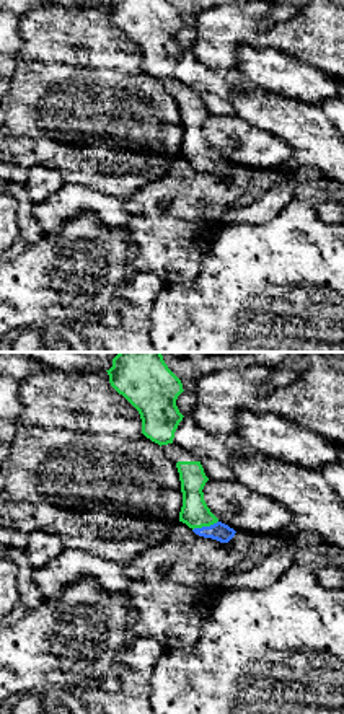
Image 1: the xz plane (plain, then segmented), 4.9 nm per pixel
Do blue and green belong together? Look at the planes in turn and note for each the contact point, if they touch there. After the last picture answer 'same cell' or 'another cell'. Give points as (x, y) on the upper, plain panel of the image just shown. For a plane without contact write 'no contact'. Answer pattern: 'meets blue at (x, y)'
meets blue at (204, 162)

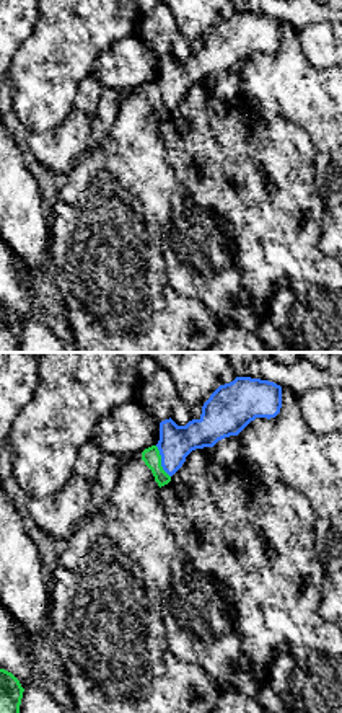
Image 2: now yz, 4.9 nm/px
meets blue at (162, 97)

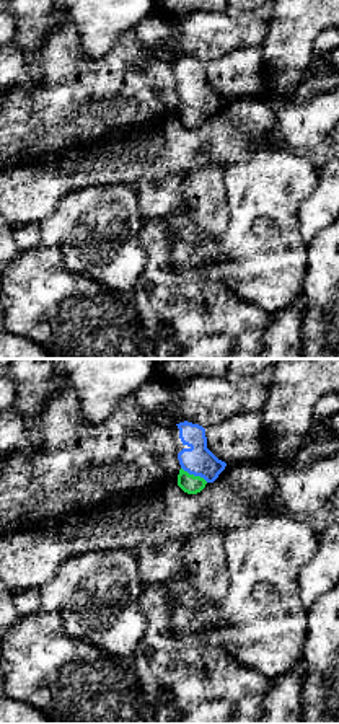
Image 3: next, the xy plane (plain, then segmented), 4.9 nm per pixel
meets blue at (194, 110)

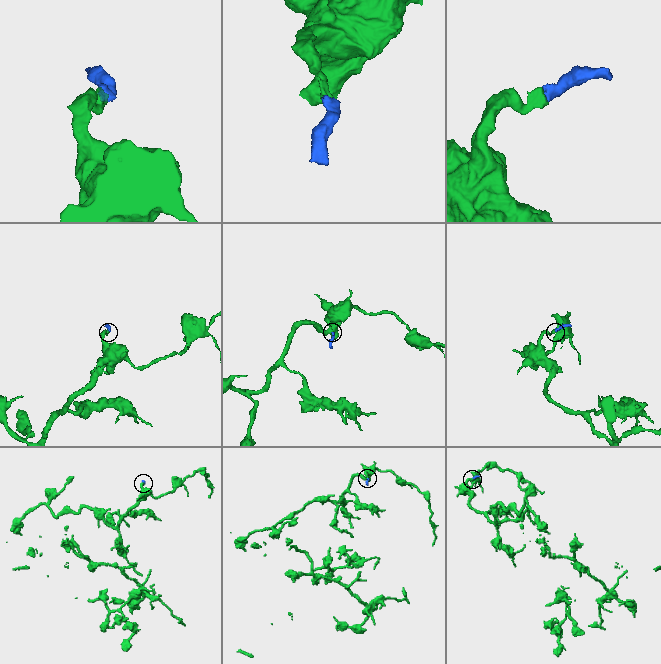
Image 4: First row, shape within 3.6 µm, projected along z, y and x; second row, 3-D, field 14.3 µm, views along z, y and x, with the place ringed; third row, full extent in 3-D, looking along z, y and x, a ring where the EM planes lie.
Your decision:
same cell

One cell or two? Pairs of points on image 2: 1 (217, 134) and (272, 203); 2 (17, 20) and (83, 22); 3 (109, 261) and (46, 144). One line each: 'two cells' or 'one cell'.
1: one cell
2: two cells
3: two cells

